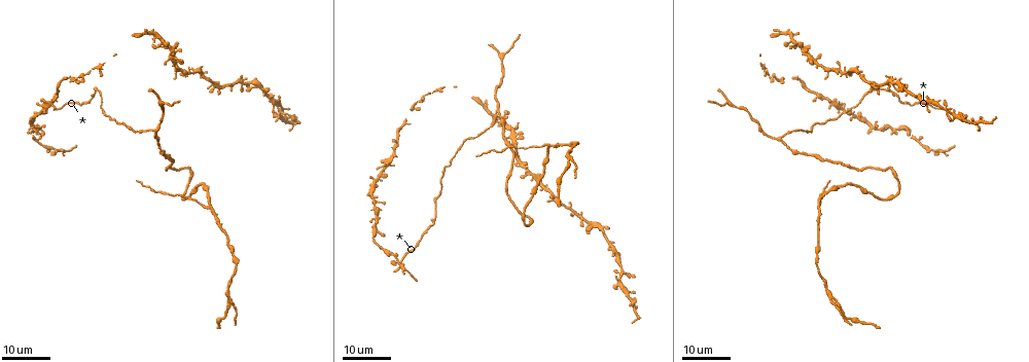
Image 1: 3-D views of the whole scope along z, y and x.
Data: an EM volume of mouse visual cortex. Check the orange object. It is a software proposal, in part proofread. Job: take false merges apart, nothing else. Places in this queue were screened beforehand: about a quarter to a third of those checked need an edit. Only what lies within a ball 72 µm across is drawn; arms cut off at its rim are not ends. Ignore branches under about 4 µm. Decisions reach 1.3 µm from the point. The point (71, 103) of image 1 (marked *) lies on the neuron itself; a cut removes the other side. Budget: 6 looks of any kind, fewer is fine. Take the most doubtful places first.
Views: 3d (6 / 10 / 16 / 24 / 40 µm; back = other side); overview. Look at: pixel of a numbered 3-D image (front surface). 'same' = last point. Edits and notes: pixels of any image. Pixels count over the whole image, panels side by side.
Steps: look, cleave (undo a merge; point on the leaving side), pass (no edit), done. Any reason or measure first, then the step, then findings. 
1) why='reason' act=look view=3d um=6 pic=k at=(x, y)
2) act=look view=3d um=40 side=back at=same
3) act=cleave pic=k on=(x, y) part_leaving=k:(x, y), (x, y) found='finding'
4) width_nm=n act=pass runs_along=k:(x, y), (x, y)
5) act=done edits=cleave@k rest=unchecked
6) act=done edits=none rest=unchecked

why='a fork' act=look view=3d um=24 pic=1 at=(818, 206)

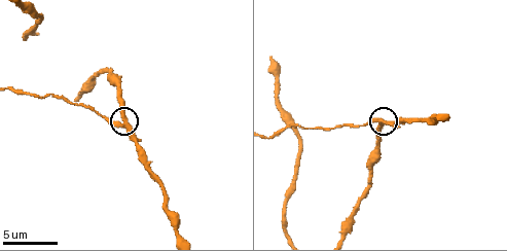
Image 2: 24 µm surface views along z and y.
act=look view=3d um=10 pic=2 at=(383, 119)

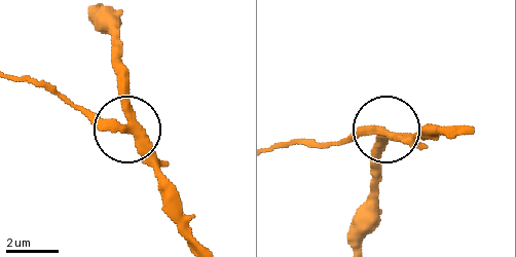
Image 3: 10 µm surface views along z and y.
arms=3 act=cleave pic=3 on=(112, 125) found='a second neuron is stuck on'

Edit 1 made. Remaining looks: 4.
why='three arms meet' act=look view=3d um=16 pic=1 at=(498, 105)

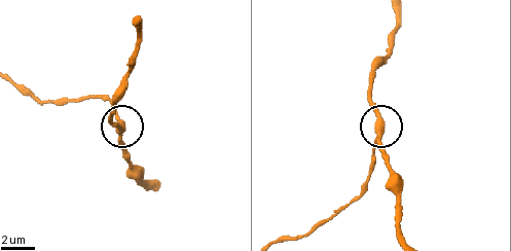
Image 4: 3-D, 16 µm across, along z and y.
act=look view=3d um=6 pic=4 at=(124, 128)

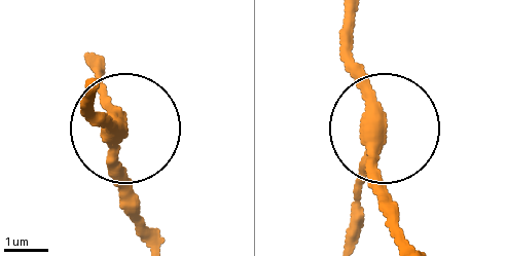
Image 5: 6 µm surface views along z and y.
side_arm_um=21 act=pass runs_along=5:(354, 233), (354, 189), (384, 111), (354, 27) found='all the same neuron'

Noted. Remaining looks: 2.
act=done edits=cleave@3 rest=unchecked

